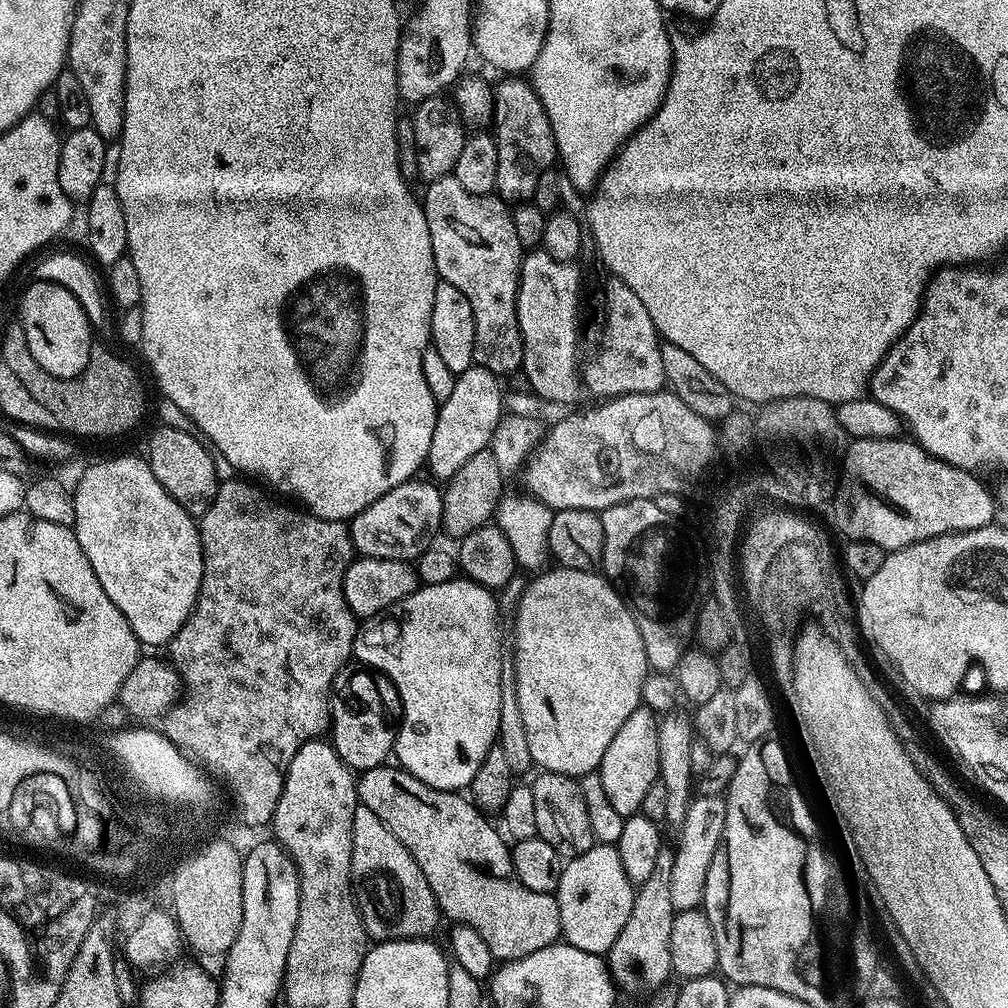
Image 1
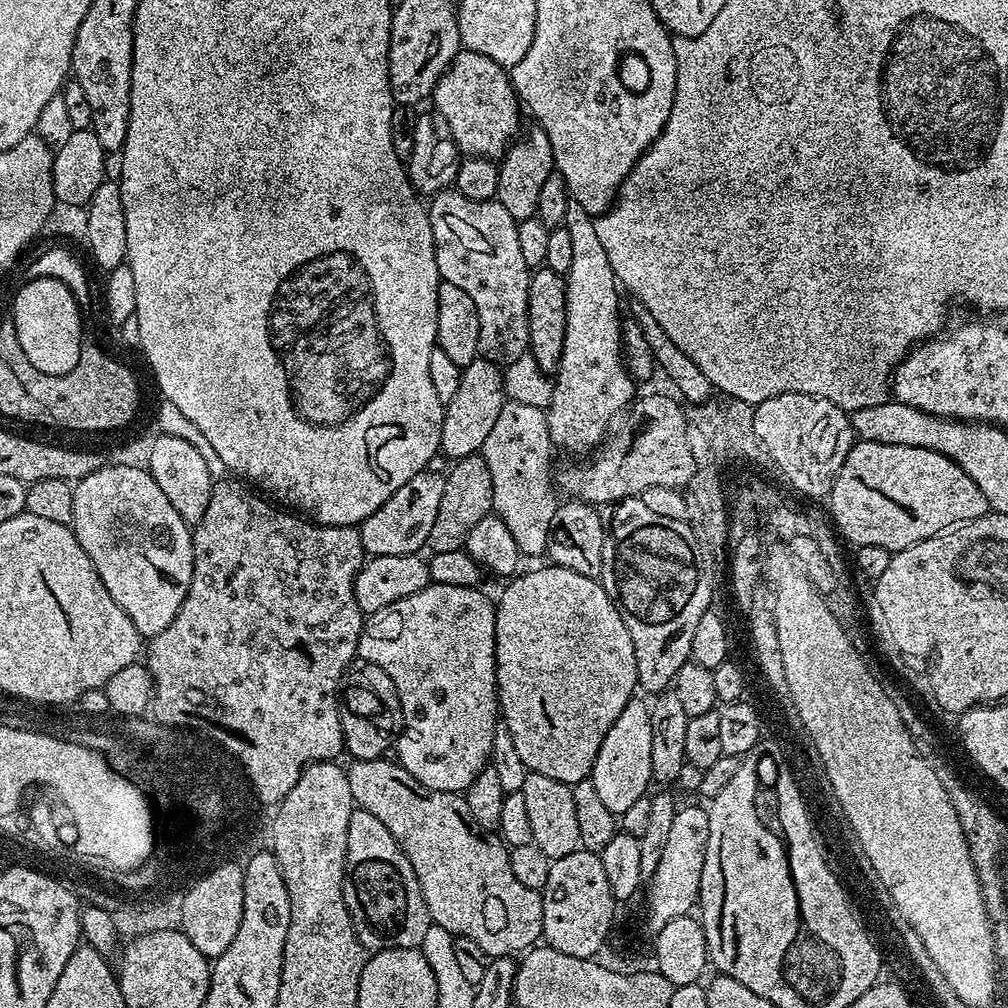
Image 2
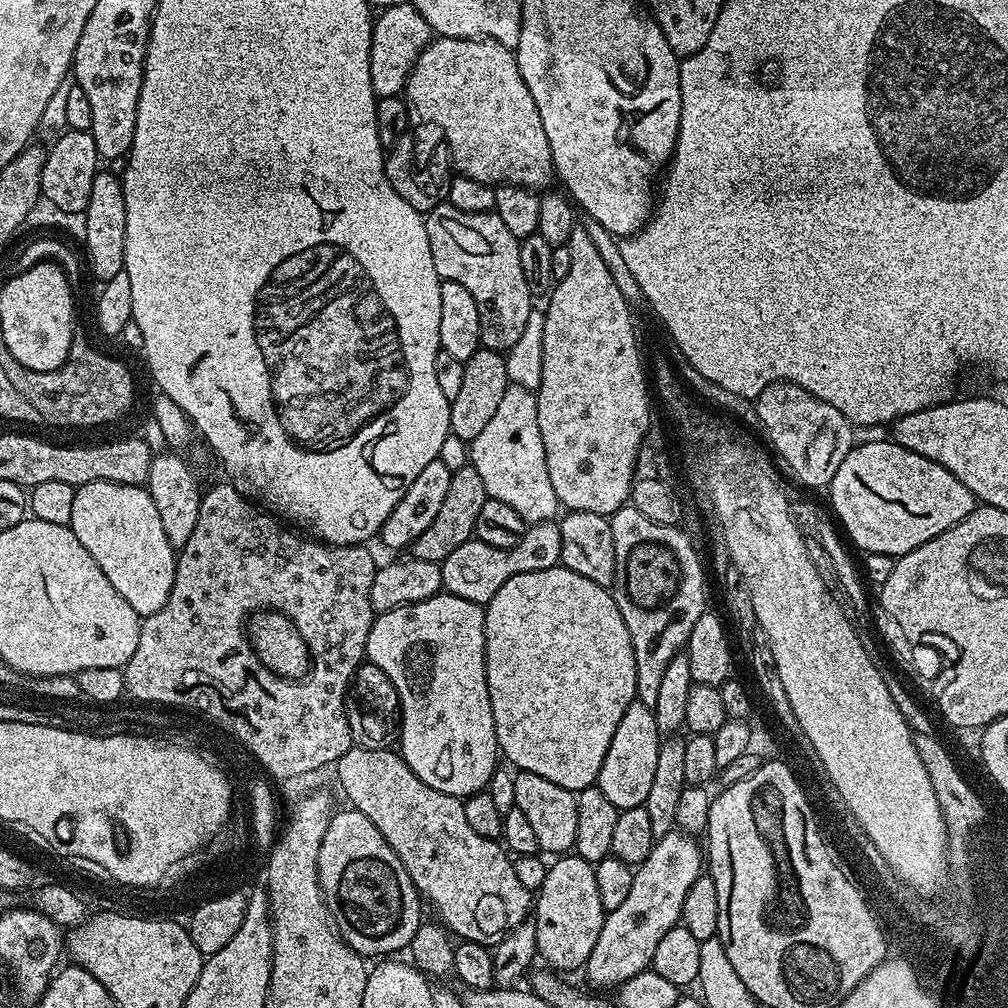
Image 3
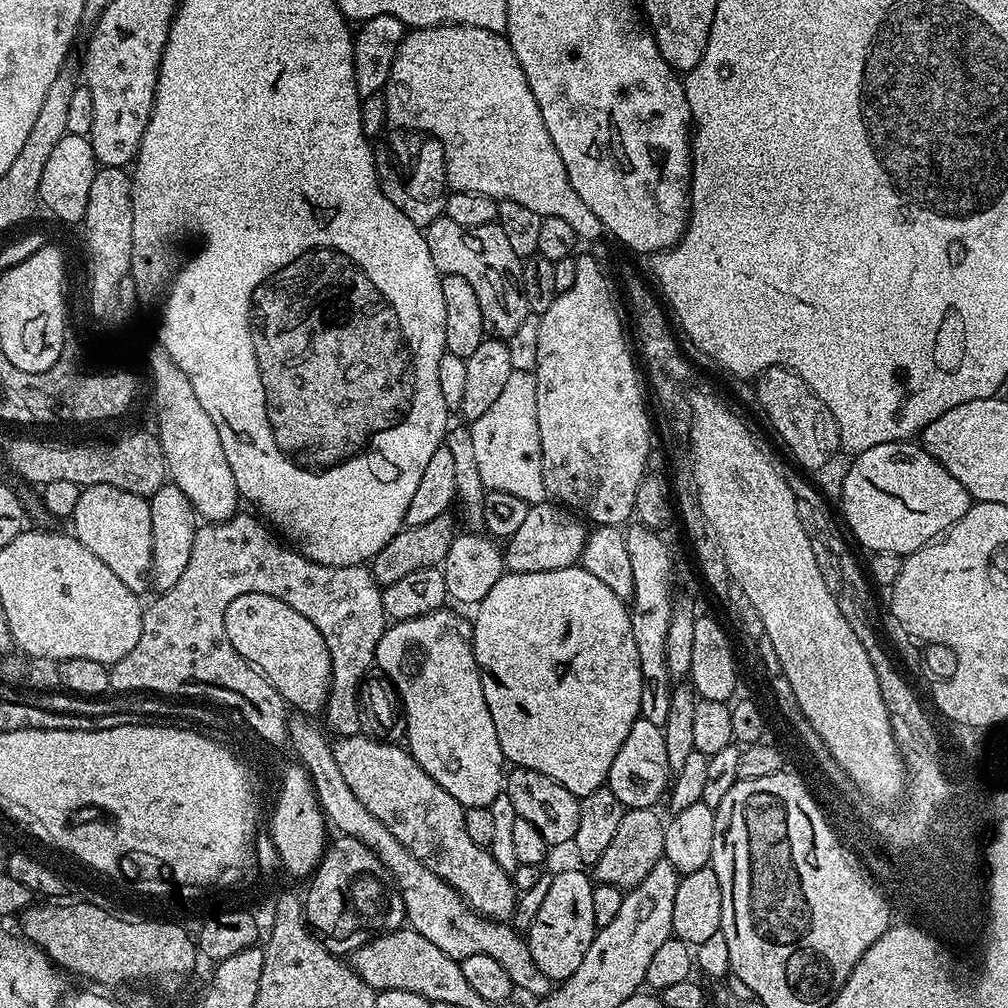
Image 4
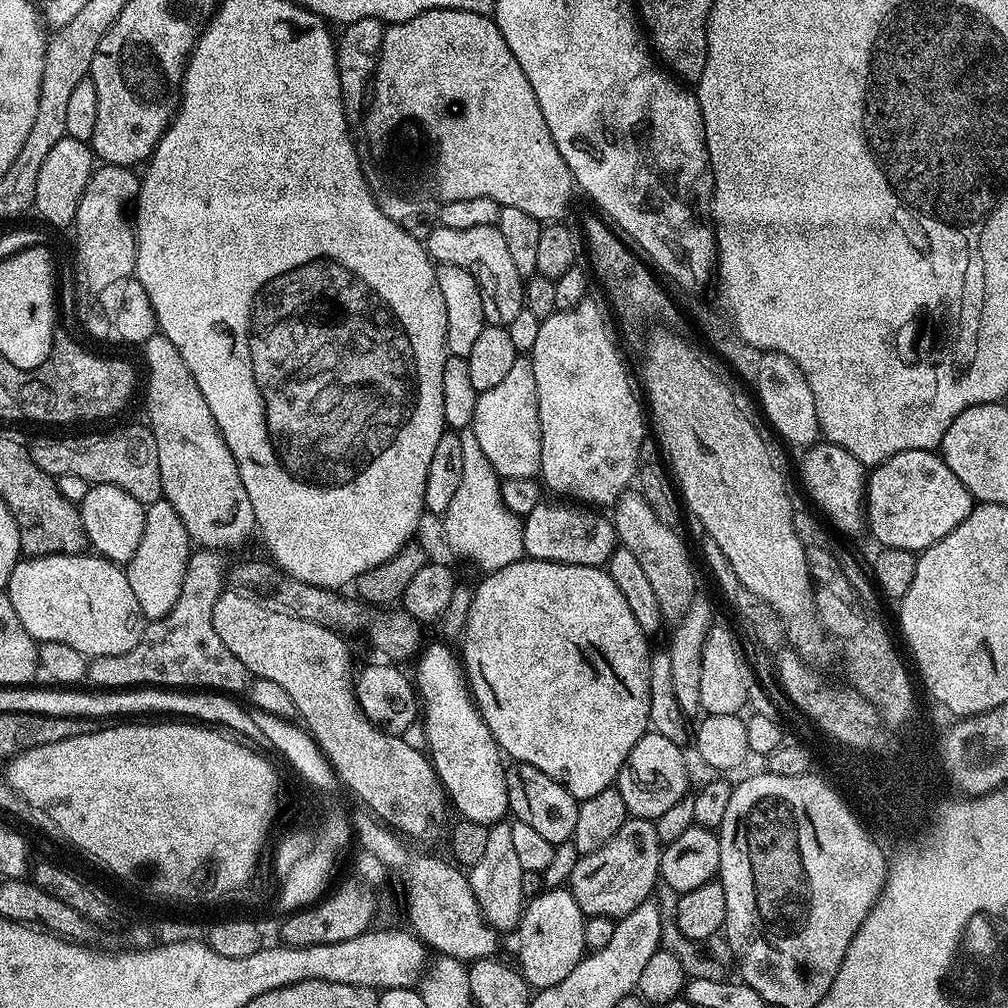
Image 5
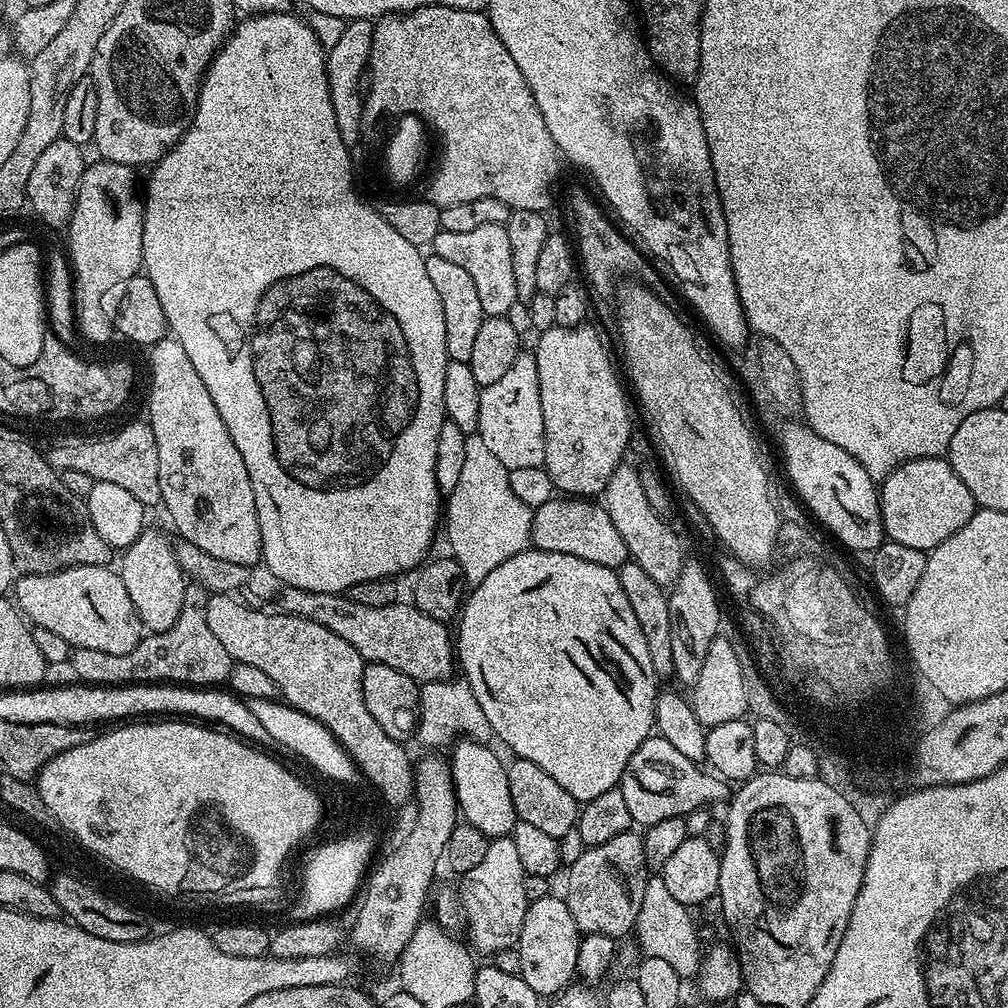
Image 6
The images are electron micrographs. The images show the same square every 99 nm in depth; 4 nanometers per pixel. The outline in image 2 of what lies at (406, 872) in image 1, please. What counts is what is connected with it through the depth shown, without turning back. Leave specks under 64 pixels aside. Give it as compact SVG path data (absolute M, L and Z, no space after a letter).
M356 808L350 814L346 846L348 848L344 858L344 901L362 946L373 953L382 952L386 948L420 948L429 939L428 928L431 929L433 923L422 898L420 883L414 874L414 866L410 866L394 834L390 834L390 830L386 830L386 826L382 826L382 822L374 818L374 814L370 814L364 808Z

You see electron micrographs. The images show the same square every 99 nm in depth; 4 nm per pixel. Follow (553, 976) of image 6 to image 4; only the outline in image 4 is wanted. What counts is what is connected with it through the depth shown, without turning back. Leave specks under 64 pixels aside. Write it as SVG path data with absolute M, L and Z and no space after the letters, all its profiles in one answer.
M579 867L556 872L550 890L535 915L533 924L526 931L530 954L534 954L534 966L542 970L554 982L562 982L578 970L578 965L590 950L590 942L598 931L594 918L594 880Z

